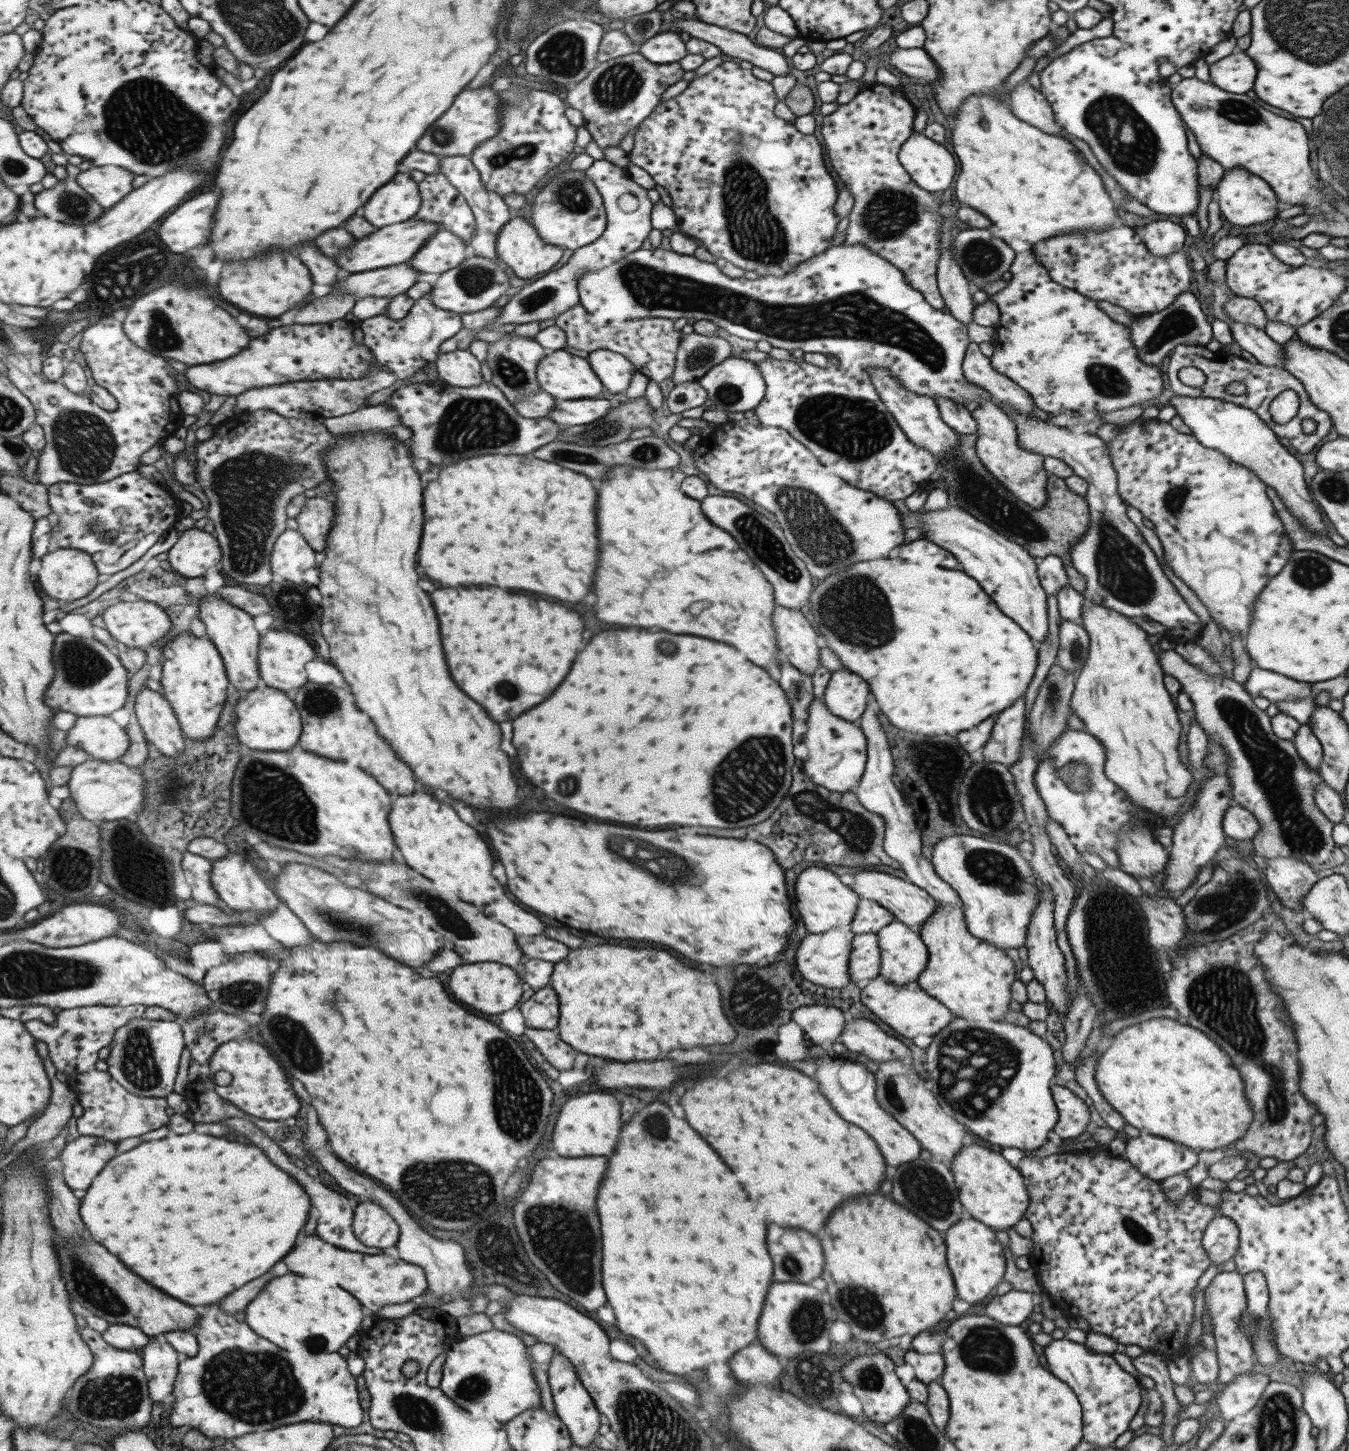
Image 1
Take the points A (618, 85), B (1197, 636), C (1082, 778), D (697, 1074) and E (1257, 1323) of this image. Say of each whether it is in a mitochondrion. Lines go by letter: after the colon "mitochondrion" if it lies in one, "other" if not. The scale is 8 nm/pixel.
A: mitochondrion
B: other
C: mitochondrion
D: other
E: mitochondrion

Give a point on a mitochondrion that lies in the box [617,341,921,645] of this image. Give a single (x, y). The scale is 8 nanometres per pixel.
(854, 429)

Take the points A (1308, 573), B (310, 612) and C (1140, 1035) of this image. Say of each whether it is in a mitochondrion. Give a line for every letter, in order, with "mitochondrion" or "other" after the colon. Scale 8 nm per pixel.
A: mitochondrion
B: mitochondrion
C: other

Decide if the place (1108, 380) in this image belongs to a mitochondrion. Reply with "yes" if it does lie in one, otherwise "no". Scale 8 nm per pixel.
yes

